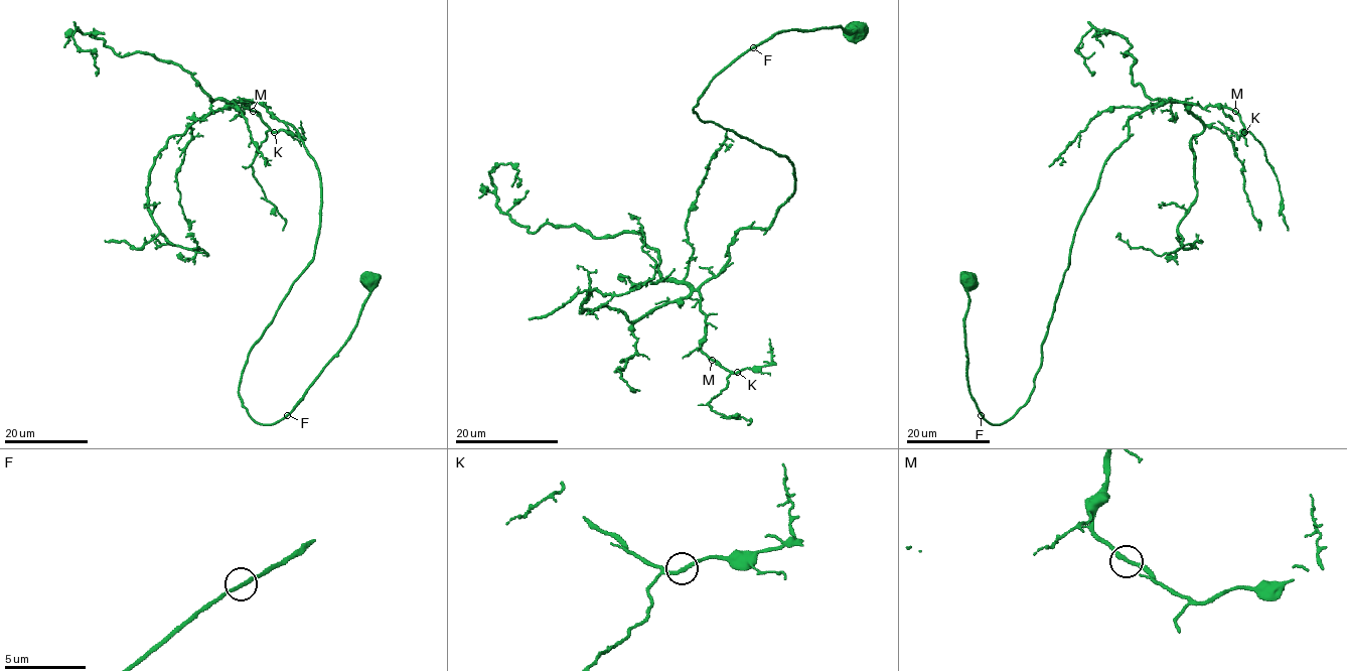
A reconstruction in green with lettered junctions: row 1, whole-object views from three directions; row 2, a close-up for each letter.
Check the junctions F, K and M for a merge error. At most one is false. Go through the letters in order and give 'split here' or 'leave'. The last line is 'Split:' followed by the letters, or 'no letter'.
F: leave
K: leave
M: leave
Split: no letter

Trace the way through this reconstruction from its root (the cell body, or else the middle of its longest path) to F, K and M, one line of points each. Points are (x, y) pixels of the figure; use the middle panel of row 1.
F: (856, 31), (847, 31), (841, 26), (781, 30), (753, 47)
K: (856, 31), (781, 30), (693, 109), (795, 178), (699, 289), (702, 350), (737, 372)
M: (856, 31), (781, 30), (693, 109), (783, 155), (795, 178), (773, 223), (741, 228), (699, 289), (712, 360)

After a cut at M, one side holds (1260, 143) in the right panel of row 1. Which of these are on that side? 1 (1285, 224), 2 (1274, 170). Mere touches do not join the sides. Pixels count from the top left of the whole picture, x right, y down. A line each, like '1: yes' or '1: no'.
1: yes
2: yes

